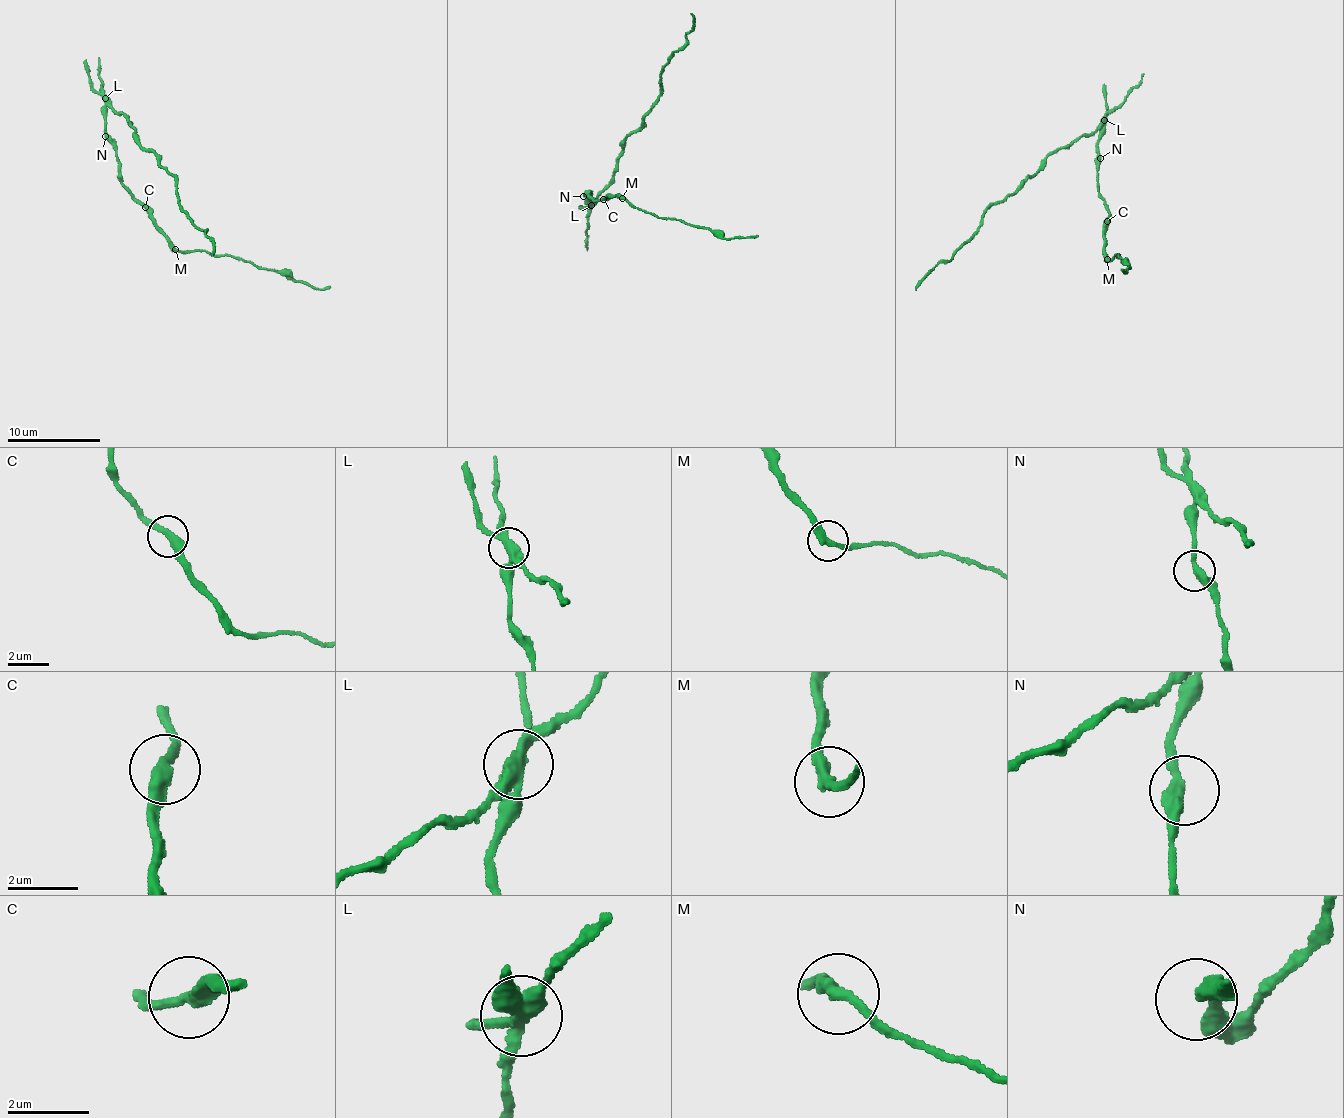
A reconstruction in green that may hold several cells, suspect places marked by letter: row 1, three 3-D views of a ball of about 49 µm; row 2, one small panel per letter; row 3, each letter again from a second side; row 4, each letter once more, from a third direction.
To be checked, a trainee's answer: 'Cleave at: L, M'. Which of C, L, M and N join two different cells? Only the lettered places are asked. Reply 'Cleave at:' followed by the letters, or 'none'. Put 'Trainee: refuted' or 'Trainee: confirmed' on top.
Trainee: confirmed
Cleave at: L, M

